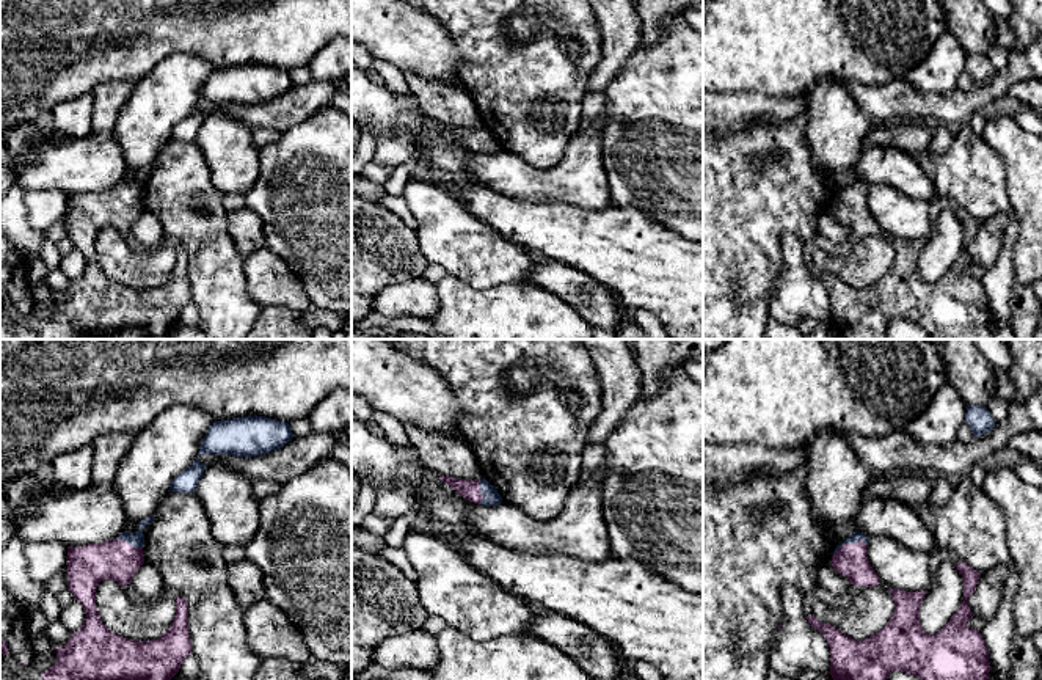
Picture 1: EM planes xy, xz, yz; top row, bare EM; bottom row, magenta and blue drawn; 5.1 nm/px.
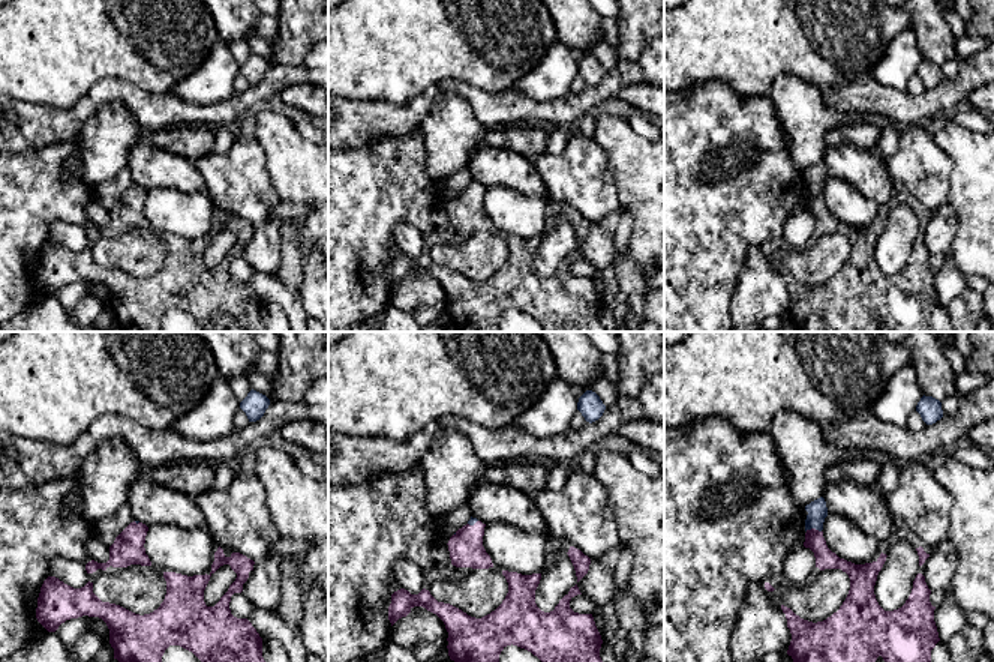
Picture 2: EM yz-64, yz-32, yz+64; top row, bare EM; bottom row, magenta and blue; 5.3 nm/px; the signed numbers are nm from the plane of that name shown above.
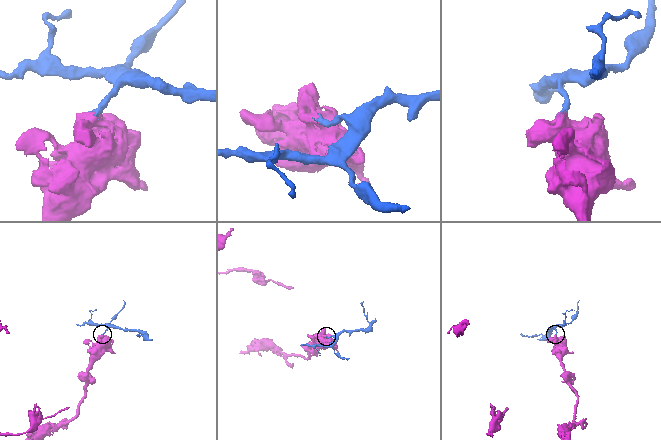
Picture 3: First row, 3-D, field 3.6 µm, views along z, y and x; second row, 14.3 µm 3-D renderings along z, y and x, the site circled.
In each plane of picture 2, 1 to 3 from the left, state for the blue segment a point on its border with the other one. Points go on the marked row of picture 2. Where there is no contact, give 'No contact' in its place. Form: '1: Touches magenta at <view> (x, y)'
1: Touches magenta at yz-64 (135, 523)
2: Touches magenta at yz-32 (474, 524)
3: Touches magenta at yz+64 (813, 529)

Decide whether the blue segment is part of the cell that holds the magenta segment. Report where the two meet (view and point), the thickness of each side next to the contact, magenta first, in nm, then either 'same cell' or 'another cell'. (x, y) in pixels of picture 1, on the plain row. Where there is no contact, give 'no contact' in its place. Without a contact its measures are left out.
contact yz (849, 192); calibres 170 and 50 nm; same cell

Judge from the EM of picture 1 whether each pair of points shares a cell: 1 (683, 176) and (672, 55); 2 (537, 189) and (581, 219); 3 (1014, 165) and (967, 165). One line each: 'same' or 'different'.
1: same
2: different
3: different

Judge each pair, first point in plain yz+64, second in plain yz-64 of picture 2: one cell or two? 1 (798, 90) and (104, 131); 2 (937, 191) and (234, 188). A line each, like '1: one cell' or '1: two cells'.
1: one cell
2: one cell

